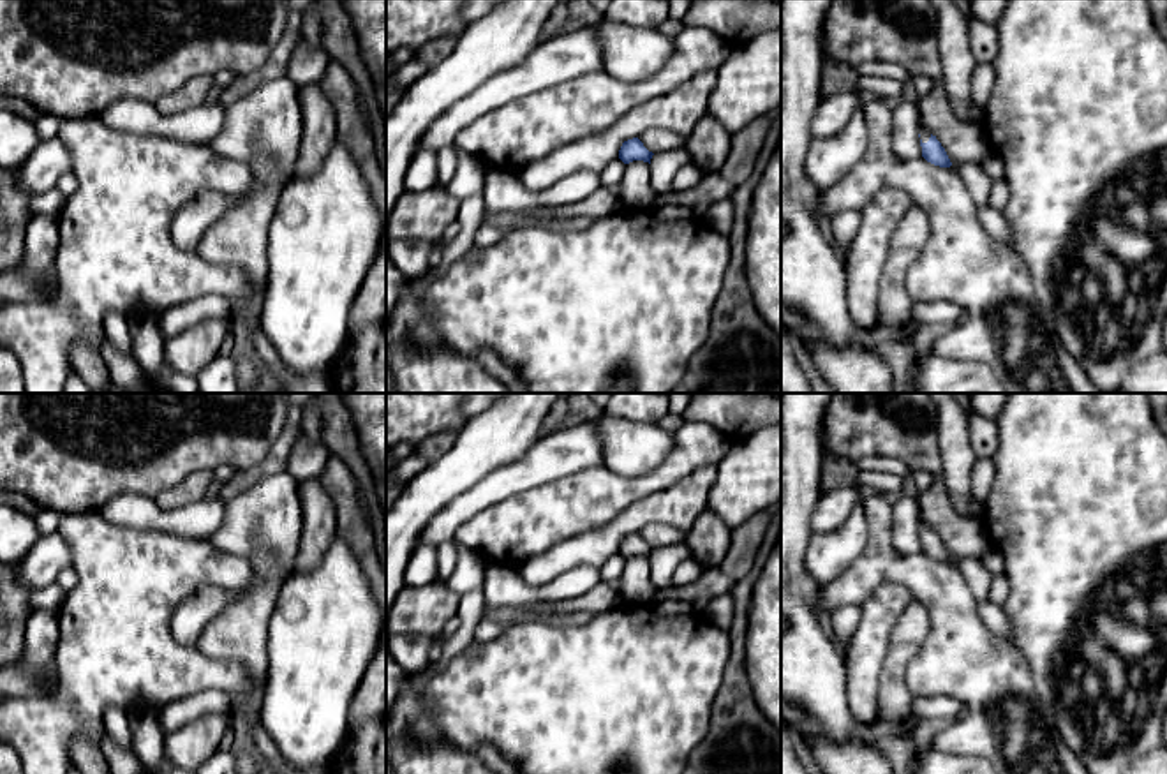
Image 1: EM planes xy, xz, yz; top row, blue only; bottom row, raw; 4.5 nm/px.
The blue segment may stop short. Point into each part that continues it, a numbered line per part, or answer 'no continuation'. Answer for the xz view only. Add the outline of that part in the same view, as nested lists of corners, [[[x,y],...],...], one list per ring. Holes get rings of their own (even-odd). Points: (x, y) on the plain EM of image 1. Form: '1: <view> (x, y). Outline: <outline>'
no continuation

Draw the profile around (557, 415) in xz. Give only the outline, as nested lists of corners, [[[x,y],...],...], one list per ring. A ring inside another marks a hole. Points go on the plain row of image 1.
[[[562,395],[546,413],[543,420],[543,427],[550,432],[561,430],[568,420],[569,402],[566,395]]]

